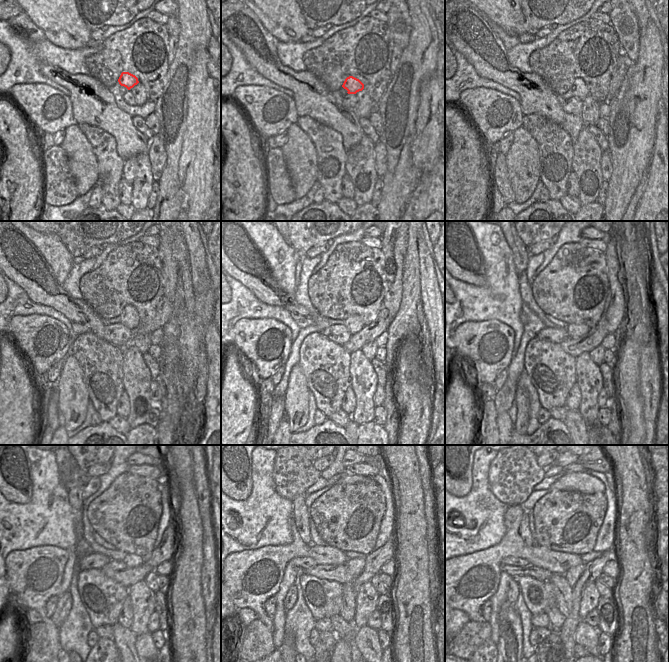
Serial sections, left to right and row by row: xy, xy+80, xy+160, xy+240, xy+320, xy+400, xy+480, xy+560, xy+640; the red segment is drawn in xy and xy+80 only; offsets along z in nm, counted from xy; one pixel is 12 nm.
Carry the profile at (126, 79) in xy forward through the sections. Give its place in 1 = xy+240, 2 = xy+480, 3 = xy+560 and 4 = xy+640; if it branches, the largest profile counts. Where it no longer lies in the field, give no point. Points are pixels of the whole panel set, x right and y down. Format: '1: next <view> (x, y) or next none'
1: next xy+240 (130, 318)
2: next xy+480 (131, 560)
3: next xy+560 (354, 567)
4: next xy+640 (573, 574)

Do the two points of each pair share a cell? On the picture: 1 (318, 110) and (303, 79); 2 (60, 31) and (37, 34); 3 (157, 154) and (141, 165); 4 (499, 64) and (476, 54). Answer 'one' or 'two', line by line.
1: one
2: two
3: two
4: one

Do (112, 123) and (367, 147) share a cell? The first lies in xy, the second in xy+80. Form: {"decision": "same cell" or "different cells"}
{"decision": "different cells"}

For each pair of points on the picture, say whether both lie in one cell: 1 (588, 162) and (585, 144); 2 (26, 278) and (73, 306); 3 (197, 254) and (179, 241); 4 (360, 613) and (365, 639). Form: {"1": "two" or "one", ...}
{"1": "one", "2": "one", "3": "two", "4": "two"}

